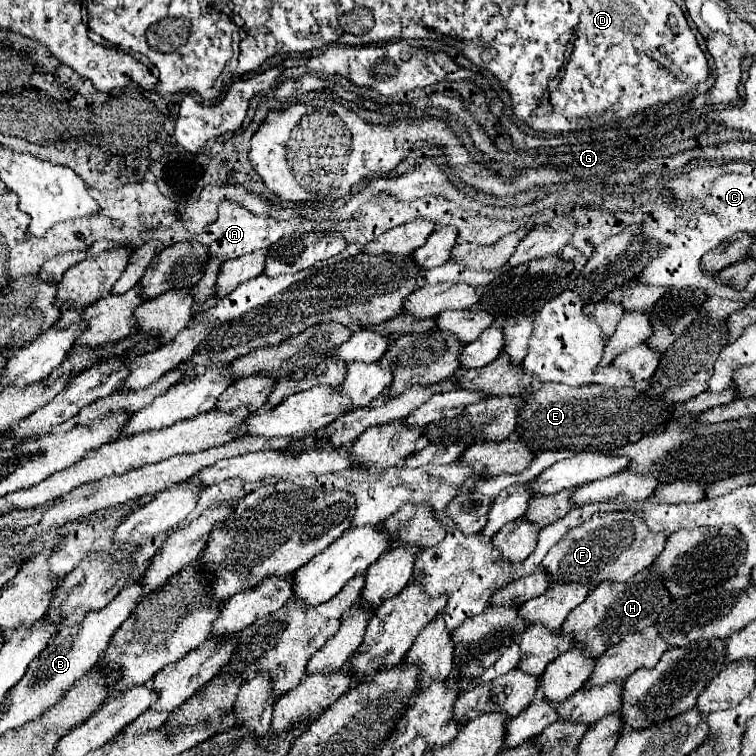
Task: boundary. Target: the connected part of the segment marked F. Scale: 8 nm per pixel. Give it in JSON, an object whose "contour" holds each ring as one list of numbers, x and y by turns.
{"contour":[[635,511,595,513,589,521,571,529,557,545,553,545,541,567,559,583,579,583,589,587,603,581,625,583,655,561,665,539,665,533,651,533]]}

